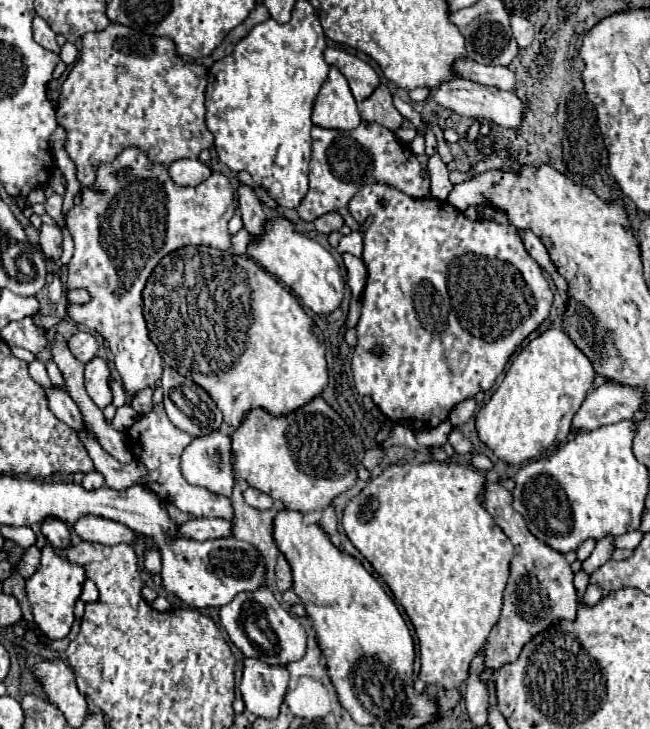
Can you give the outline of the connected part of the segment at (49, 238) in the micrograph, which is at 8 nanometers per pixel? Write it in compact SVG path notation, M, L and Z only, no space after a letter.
M42 225L40 229L40 245L46 257L60 259L62 255L62 231L54 225Z

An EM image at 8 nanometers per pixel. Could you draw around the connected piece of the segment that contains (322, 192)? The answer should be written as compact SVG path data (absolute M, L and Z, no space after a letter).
M362 121L356 129L338 131L312 127L312 161L310 161L310 189L296 209L304 221L314 221L316 217L338 211L346 225L352 231L358 231L360 225L348 211L348 201L356 195L356 191L370 183L390 185L414 199L430 197L430 179L420 175L420 163L416 155L400 143L394 133L378 123Z

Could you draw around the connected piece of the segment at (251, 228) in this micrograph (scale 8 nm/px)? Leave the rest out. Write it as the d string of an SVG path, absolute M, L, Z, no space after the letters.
M240 183L236 189L236 195L238 195L238 211L242 215L244 229L248 233L260 233L260 229L264 229L264 221L268 221L270 213L264 211L264 207L252 187Z

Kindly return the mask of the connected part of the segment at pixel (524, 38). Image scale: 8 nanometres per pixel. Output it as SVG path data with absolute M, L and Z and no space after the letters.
M514 15L510 19L510 23L512 23L514 37L518 41L518 47L528 47L532 43L532 39L534 39L534 25L528 19L518 17L518 15Z

